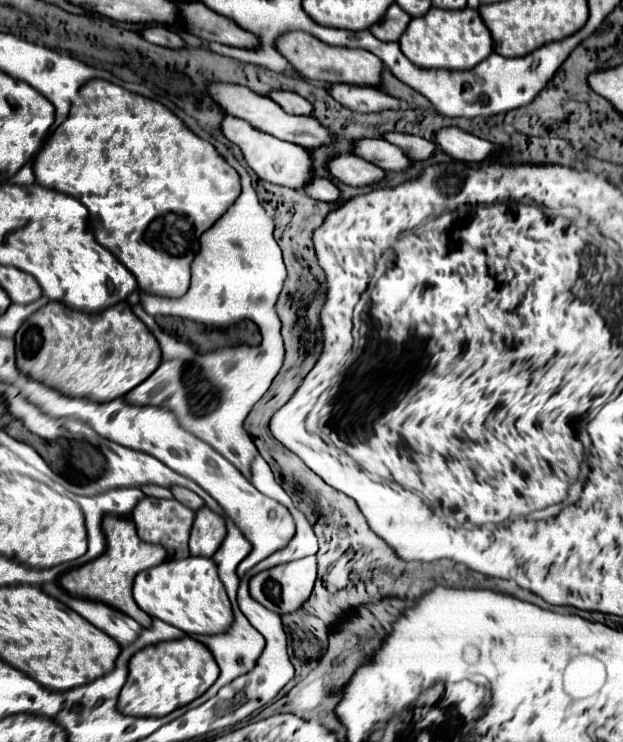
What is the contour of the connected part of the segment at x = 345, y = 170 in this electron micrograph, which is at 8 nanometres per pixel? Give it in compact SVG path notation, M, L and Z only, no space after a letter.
M339 155L329 163L331 175L351 187L369 187L385 179L385 171L363 157L357 155Z

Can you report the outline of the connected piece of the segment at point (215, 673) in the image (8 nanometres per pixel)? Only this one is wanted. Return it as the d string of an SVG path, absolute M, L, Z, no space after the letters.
M181 637L173 641L161 641L149 647L143 647L129 659L129 675L127 683L121 689L117 709L123 715L137 717L163 717L177 707L191 703L201 697L219 677L219 667L211 655L211 651L191 639Z

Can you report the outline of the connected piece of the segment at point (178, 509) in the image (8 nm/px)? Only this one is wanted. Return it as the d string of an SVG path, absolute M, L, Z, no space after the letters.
M145 497L137 503L137 507L131 513L135 525L137 525L137 535L145 543L155 543L163 545L167 549L169 559L185 559L189 557L189 531L195 519L195 513L181 505L177 499L155 499L155 497Z

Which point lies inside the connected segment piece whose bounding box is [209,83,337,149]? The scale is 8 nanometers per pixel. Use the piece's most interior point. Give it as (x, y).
(264, 113)

